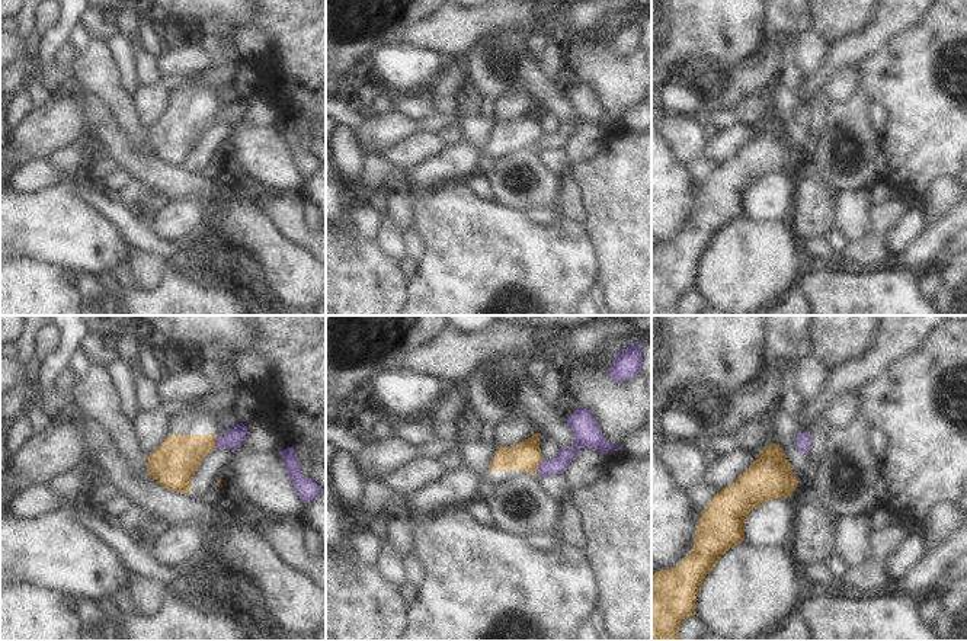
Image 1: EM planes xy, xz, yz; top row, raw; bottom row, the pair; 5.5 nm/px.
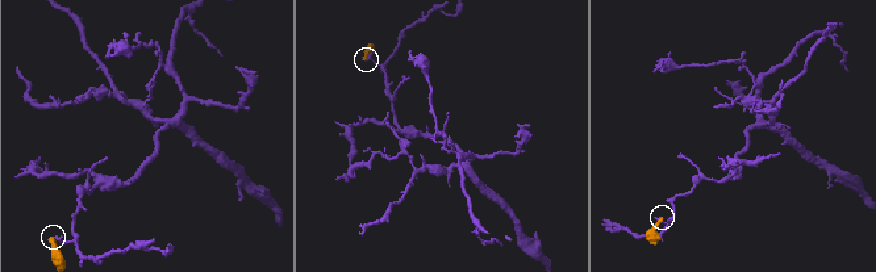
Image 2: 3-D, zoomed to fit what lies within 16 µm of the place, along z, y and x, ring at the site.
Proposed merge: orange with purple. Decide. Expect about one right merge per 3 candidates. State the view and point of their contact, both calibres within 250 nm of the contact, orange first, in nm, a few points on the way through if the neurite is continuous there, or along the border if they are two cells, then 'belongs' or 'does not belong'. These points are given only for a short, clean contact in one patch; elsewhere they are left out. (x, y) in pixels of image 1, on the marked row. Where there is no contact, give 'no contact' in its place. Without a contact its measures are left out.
xz (537, 467) | 160/100 nm | along xz (544, 460), (535, 473) | does not belong

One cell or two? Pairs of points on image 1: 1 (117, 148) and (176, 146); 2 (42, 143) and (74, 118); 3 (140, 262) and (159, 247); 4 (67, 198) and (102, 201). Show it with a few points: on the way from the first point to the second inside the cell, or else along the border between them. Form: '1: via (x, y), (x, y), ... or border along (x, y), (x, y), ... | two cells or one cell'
1: border along (150, 151), (181, 167) | two cells
2: via (50, 135), (67, 118) | one cell
3: border along (135, 247), (163, 255), (169, 259) | two cells
4: border along (74, 180), (79, 194), (111, 220) | two cells

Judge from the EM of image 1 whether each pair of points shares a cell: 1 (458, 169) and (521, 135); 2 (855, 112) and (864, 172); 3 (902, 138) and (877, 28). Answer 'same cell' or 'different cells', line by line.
1: same cell
2: same cell
3: different cells

